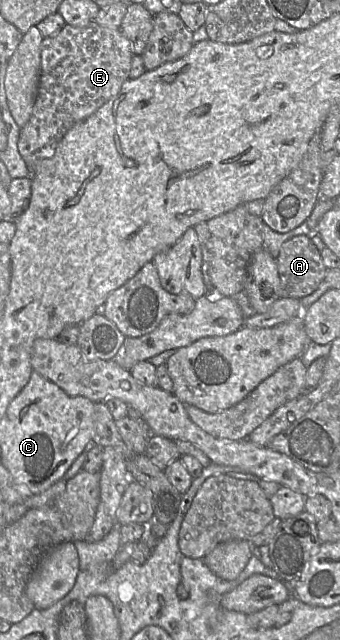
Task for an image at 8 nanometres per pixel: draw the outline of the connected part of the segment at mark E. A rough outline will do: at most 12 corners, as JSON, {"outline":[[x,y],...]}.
{"outline":[[66,23],[43,39],[20,130],[31,172],[130,78],[121,30]]}

